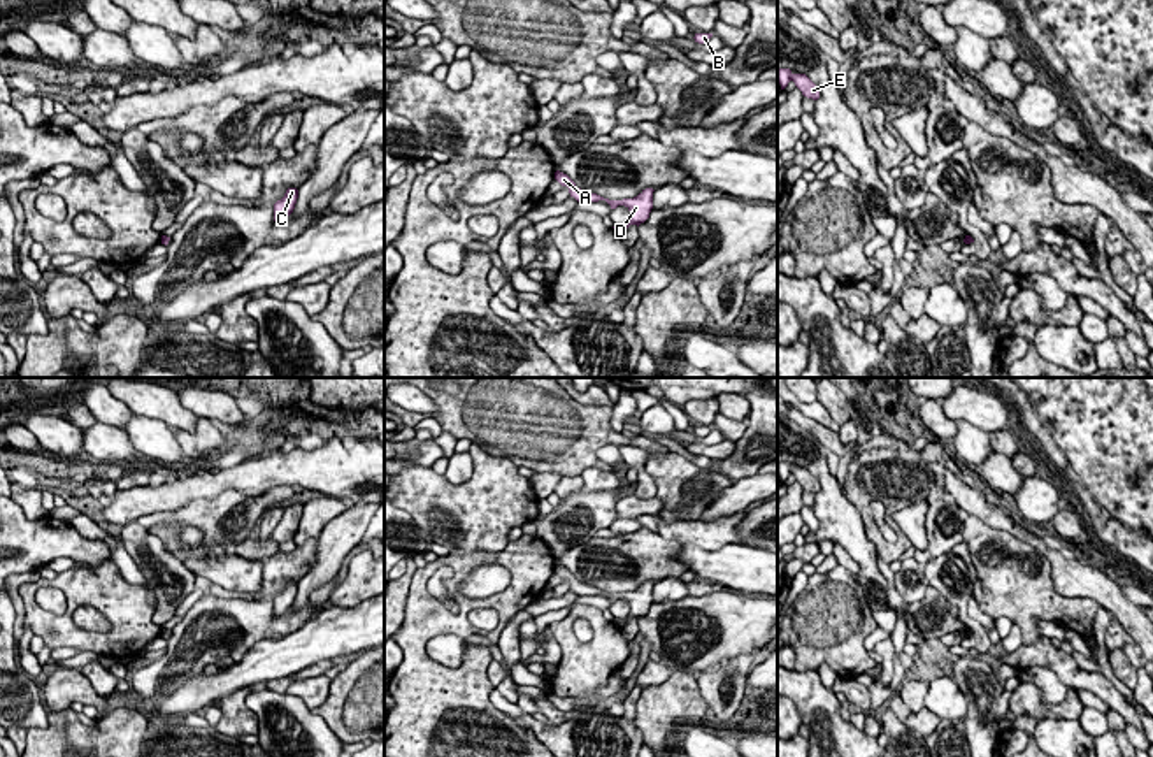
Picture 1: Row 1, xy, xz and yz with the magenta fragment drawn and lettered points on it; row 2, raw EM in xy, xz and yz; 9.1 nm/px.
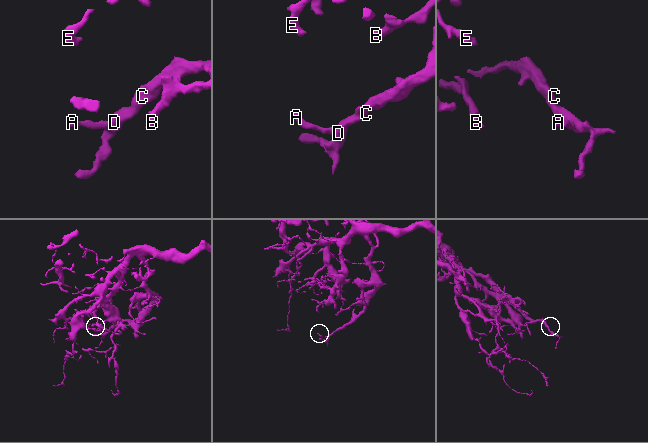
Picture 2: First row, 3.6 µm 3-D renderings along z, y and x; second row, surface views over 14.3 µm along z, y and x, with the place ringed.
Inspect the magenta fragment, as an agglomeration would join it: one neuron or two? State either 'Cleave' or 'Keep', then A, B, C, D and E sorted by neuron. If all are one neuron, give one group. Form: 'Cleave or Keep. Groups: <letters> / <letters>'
Keep. Groups: A B C D E

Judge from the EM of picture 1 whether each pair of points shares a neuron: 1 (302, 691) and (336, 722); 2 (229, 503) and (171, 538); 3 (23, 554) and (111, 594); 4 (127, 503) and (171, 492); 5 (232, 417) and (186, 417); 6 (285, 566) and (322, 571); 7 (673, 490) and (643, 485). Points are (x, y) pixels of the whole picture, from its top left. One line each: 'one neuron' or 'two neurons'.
1: two neurons
2: one neuron
3: two neurons
4: one neuron
5: two neurons
6: two neurons
7: two neurons

